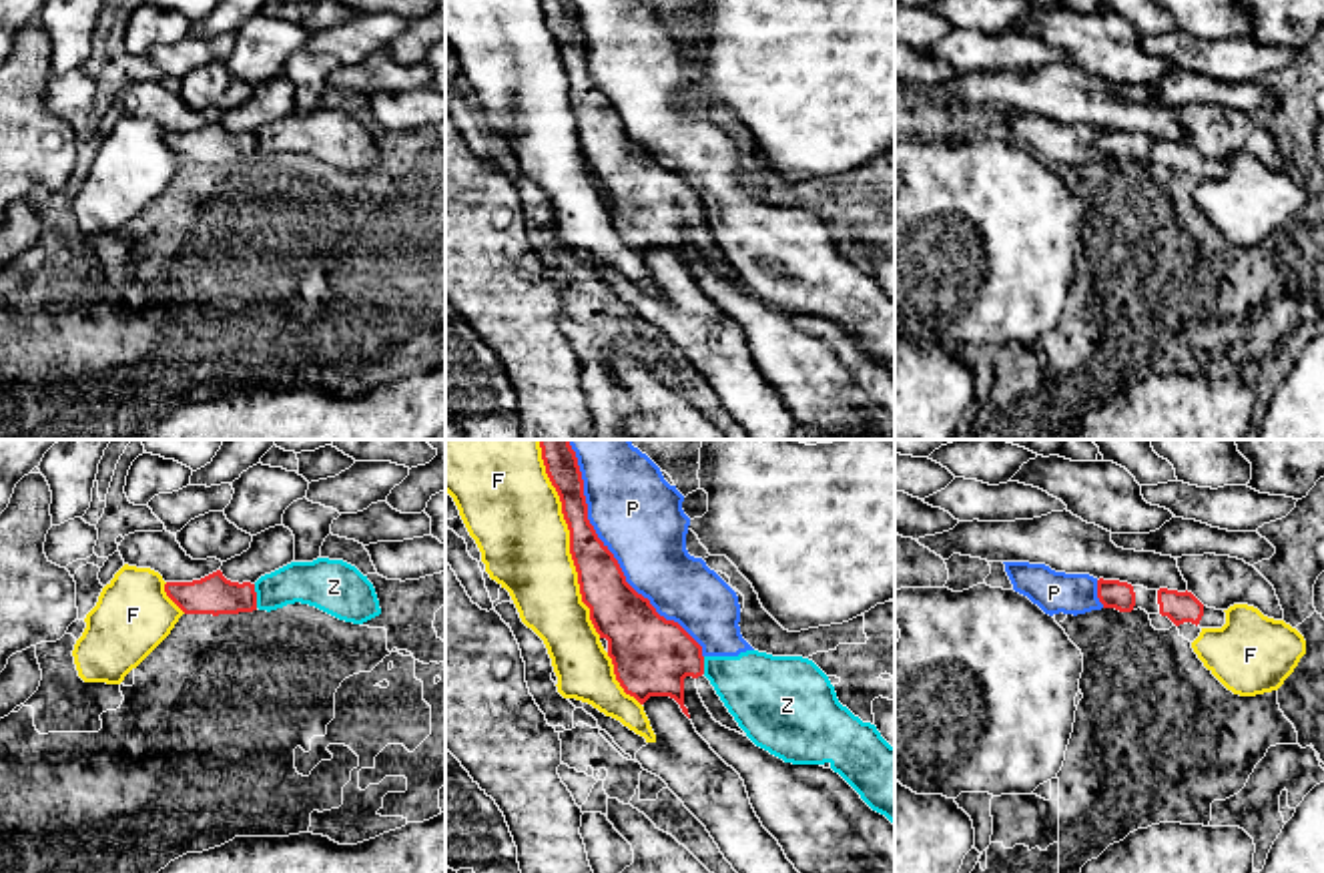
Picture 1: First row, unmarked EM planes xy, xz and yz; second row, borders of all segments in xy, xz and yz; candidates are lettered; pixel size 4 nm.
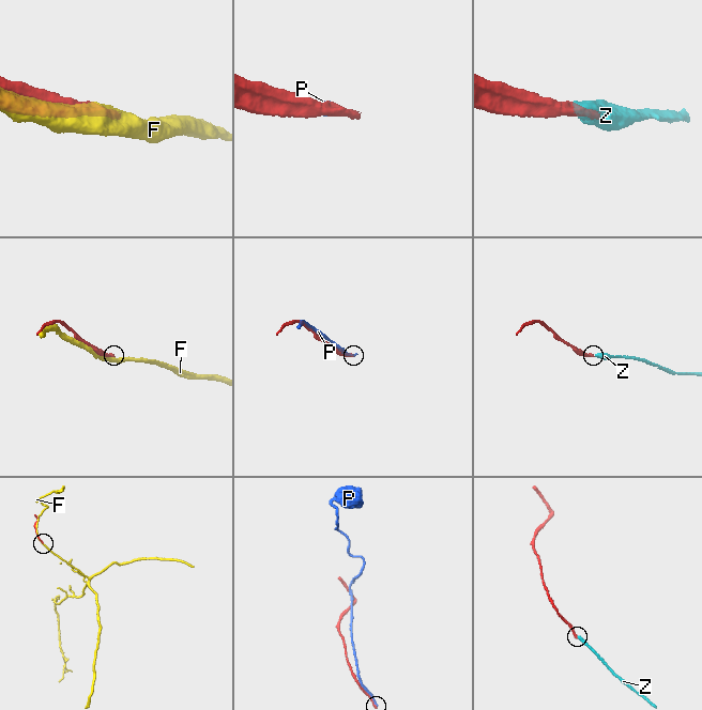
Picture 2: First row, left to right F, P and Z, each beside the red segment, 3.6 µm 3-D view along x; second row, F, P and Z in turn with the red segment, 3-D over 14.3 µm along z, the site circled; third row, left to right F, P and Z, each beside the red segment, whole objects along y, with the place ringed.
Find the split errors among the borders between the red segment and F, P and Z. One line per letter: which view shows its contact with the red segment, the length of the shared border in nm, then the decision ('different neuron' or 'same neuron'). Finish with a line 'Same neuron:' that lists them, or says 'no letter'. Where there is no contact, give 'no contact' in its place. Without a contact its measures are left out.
F: contact in xz; length 850 nm; different neuron
P: contact in xz; length 1000 nm; different neuron
Z: contact in xy; length 100 nm; different neuron
Same neuron: no letter

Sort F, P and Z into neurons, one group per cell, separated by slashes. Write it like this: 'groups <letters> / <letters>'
groups F / P Z

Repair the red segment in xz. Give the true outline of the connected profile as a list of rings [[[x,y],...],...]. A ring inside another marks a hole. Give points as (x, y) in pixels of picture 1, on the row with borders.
[[[540,440],[540,448],[570,530],[582,602],[590,608],[600,638],[608,640],[608,656],[624,692],[640,704],[650,696],[670,696],[690,718],[684,706],[684,678],[692,676],[712,718],[746,737],[704,676],[702,646],[626,582],[618,560],[598,538],[588,520],[584,480],[570,440]]]

